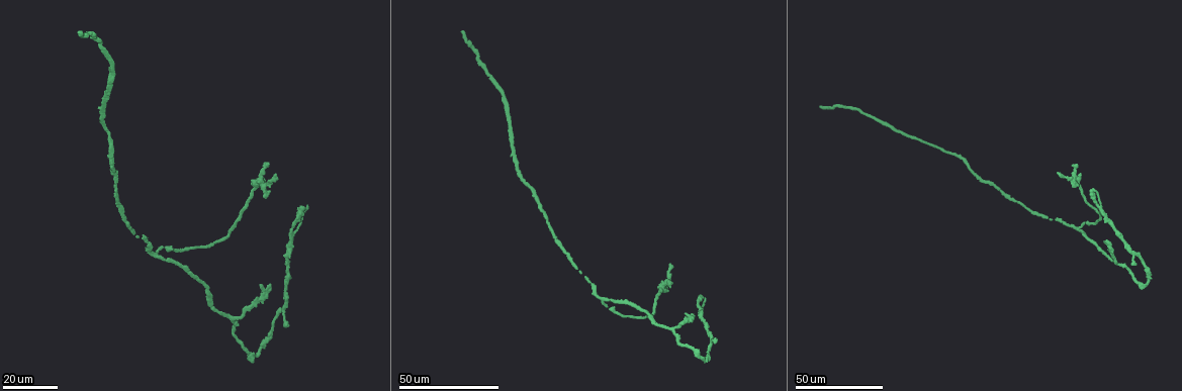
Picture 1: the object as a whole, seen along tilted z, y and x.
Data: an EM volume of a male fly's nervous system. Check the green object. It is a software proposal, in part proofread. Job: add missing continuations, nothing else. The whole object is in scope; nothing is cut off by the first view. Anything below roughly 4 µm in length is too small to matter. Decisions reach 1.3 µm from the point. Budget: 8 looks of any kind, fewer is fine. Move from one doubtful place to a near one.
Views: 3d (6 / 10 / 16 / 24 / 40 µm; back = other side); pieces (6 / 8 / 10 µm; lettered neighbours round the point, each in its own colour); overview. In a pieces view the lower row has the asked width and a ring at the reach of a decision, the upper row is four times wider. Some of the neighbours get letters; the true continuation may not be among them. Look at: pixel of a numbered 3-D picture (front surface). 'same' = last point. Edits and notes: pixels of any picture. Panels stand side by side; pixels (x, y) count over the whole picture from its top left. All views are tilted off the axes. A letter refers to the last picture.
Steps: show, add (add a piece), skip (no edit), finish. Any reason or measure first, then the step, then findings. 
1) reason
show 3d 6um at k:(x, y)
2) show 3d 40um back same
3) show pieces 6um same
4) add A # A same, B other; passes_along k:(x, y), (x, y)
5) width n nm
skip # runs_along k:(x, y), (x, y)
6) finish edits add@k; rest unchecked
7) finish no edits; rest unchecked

long arm stops here
show 3d 24um at 1:(1108, 241)

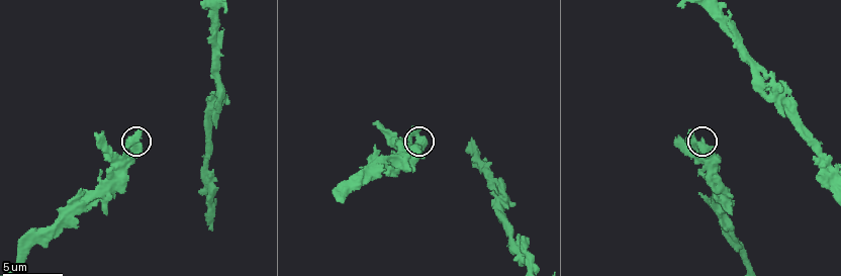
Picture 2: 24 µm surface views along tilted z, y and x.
what lies round it
show pieces 10um at 2:(140, 133)

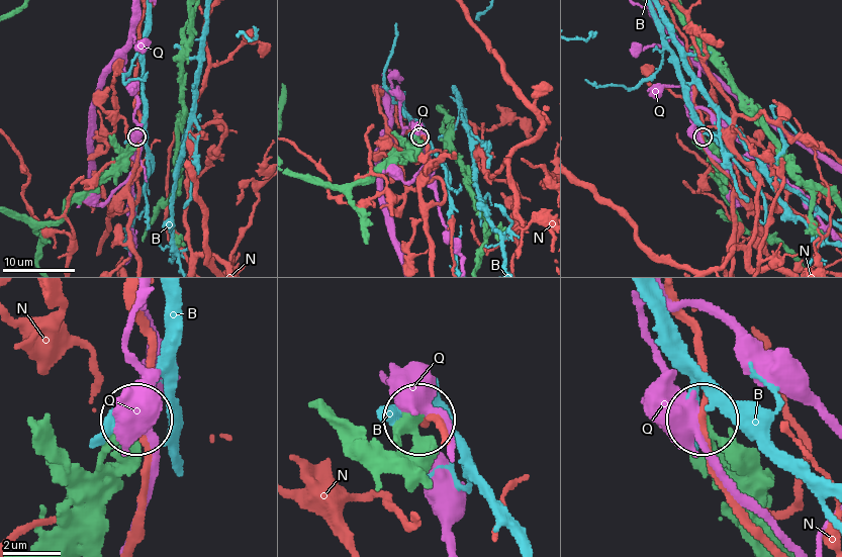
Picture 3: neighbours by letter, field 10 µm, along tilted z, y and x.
skip # B other, N other, Q other; none of them fits

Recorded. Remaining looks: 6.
an open end
show 3d 24um at 1:(671, 265)

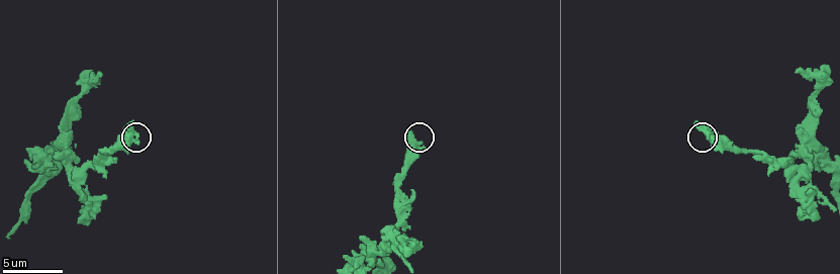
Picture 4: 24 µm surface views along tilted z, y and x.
what lies round it
show pieces 6um at 4:(130, 125)

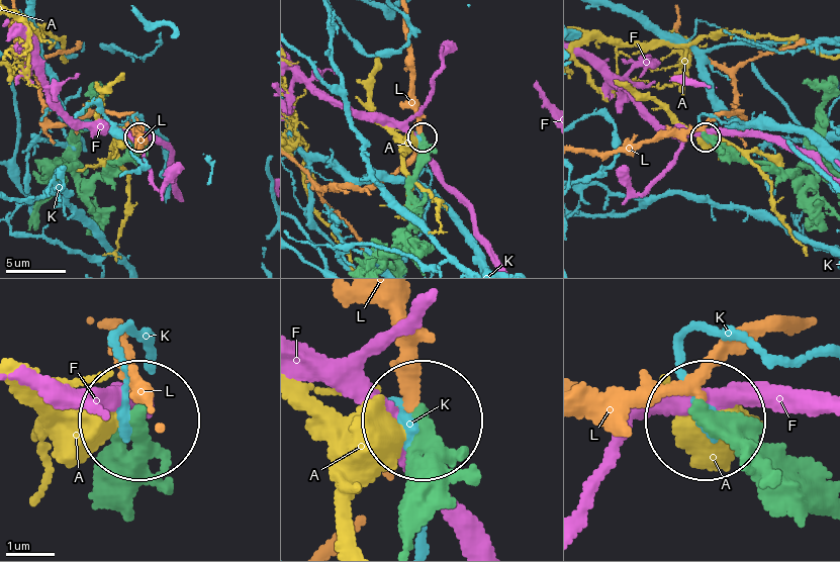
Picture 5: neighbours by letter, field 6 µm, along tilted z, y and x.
skip # A other, F other, K other, L other; runs_along 5:(95, 484), (132, 419); no lettered piece goes on from it

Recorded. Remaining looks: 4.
an open end
show pieces 6um at 4:(797, 72)

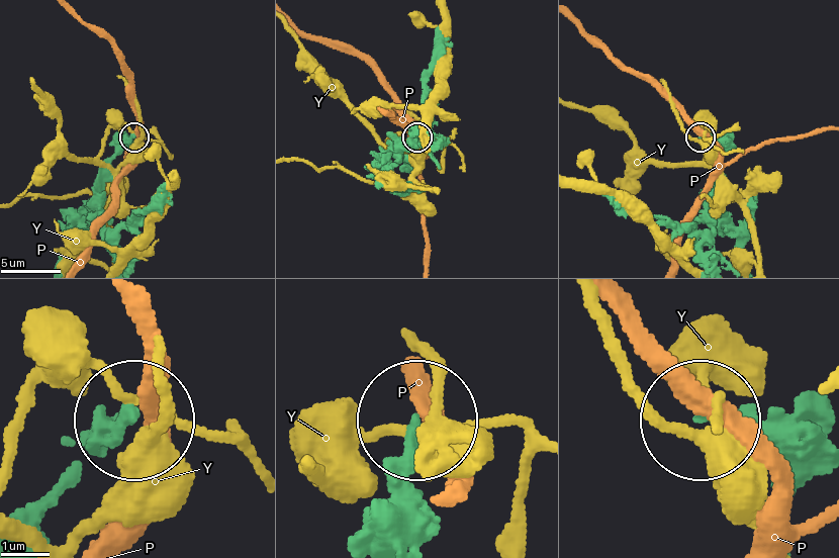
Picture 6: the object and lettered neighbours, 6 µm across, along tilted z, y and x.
skip # P other, Y other; none of them fits

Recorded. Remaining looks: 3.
tapers out
show 3d 40um at 1:(1095, 189)

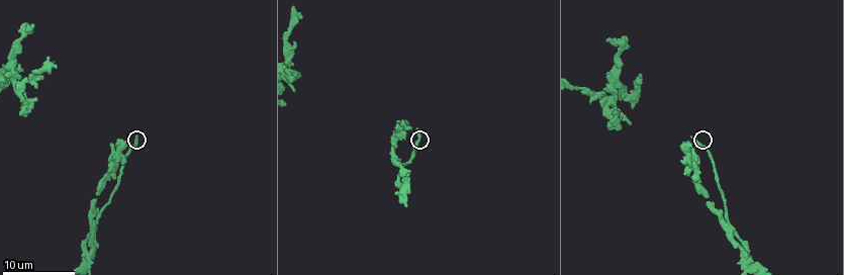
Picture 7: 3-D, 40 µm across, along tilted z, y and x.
see the neighbours
show pieces 8um at 7:(692, 137)

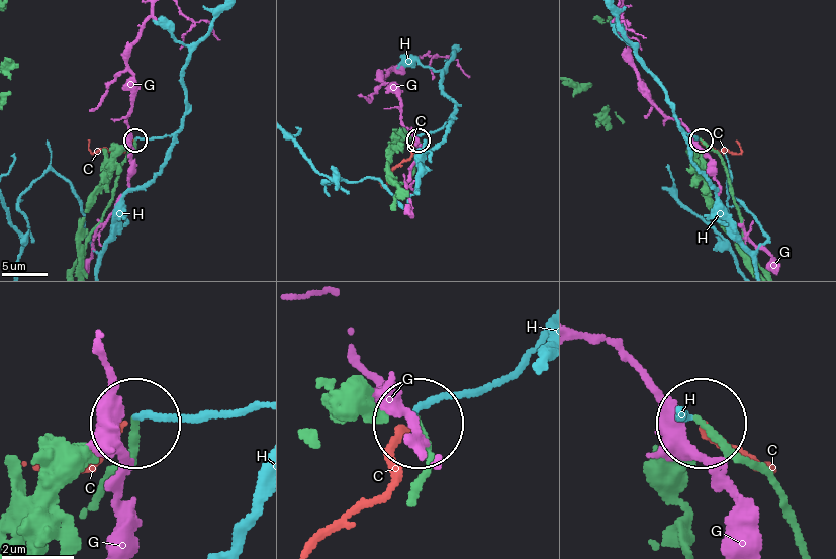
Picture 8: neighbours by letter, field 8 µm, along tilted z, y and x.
skip # C other, G other, H other; runs_along 8:(804, 541), (765, 475), (708, 423); none of them fits

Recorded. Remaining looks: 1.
finish no edits; rest unchecked

